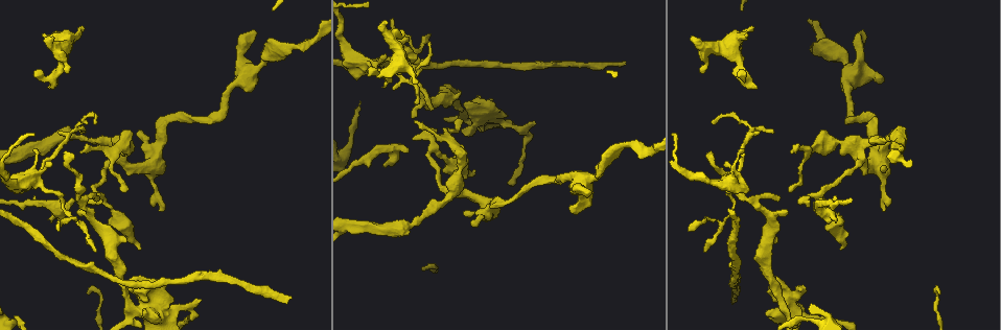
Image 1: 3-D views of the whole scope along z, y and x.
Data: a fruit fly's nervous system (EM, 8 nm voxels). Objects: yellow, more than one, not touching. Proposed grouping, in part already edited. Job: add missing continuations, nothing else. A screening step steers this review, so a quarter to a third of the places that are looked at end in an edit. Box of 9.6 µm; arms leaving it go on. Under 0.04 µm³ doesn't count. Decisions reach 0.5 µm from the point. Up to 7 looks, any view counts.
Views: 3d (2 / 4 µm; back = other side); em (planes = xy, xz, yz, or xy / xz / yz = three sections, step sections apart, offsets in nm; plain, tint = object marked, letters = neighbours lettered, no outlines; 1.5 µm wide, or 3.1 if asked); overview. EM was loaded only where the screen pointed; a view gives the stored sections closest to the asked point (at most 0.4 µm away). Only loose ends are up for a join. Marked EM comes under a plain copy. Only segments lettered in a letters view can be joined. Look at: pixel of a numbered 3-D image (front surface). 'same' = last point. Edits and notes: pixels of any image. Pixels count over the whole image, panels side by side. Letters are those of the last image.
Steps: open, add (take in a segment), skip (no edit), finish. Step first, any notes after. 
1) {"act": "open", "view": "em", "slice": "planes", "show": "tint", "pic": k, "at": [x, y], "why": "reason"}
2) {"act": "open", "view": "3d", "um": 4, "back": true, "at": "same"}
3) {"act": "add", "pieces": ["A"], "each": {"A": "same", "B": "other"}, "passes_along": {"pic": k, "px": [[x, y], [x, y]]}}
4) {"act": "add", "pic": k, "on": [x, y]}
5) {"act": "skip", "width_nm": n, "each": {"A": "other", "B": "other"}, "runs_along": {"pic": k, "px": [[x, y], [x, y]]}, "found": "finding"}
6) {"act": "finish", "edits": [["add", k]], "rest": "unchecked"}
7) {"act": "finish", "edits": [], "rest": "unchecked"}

{"act": "open", "view": "3d", "um": 2, "pic": 1, "at": [704, 250], "why": "tapers out"}

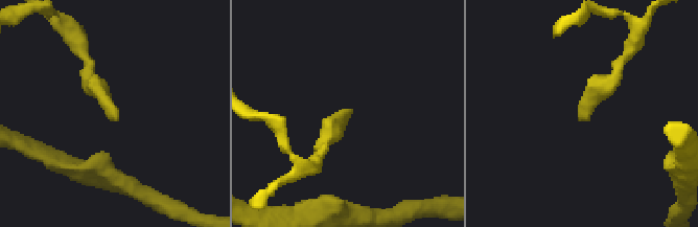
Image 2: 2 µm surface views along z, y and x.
{"act": "open", "view": "em", "slice": "planes", "show": "letters", "pic": 2, "at": [349, 110], "why": "now the EM"}

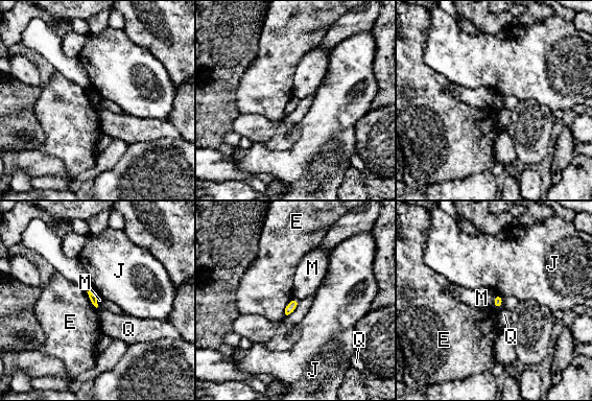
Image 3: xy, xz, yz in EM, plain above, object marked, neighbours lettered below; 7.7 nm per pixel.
{"act": "skip", "each": {"E": "other", "J": "other", "M": "other", "Q": "other"}, "border": {"pic": 3, "px": [[91, 291], [96, 297], [97, 307]]}, "found": "none of them fits"}

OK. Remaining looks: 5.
{"act": "open", "view": "em", "slice": "planes", "show": "letters", "pic": 1, "at": [133, 276]}

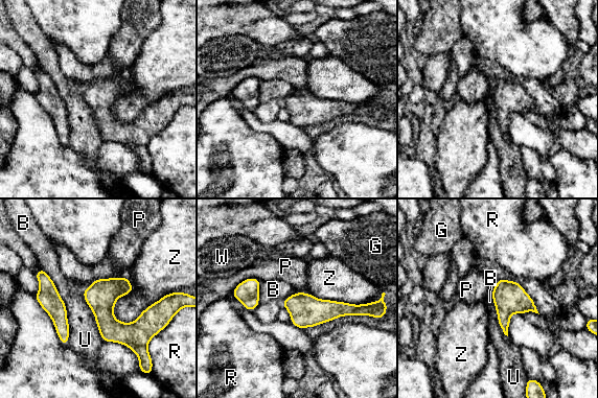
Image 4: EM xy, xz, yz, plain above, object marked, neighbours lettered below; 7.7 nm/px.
{"act": "skip", "each": {"B": "other", "G": "other", "P": "other", "R": "other", "U": "other", "W": "other", "Z": "other"}, "border": {"pic": 4, "px": [[260, 280], [246, 278], [230, 294]]}, "found": "no lettered segment goes on from it"}

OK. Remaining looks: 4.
{"act": "open", "view": "em", "slice": "xz", "step": 4, "show": "tint", "pic": 1, "at": [884, 209], "why": "thin end"}

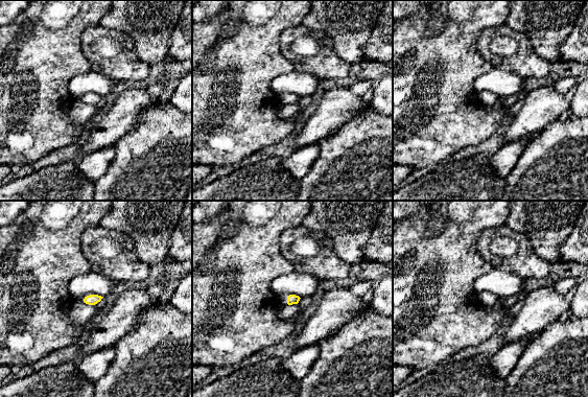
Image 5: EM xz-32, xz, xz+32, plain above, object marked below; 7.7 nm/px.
{"act": "open", "view": "em", "slice": "planes", "show": "letters", "at": "same"}

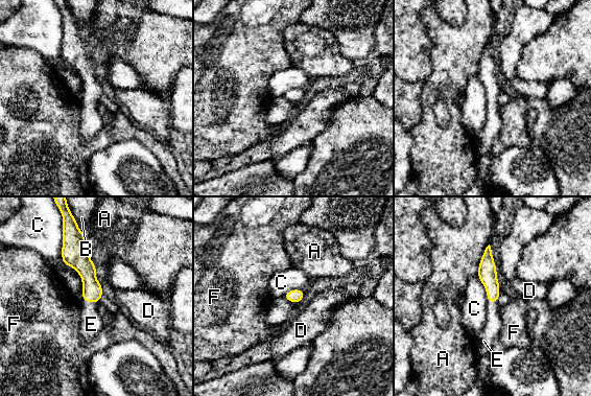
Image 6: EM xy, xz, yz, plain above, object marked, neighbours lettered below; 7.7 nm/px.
{"act": "add", "pieces": ["E"], "width_nm": 110, "each": {"A": "other", "B": "other", "C": "other", "D": "other", "E": "same", "F": "other"}, "passes_along": {"pic": 6, "px": [[92, 290], [90, 302], [91, 324]]}, "found": "the neuron continues"}

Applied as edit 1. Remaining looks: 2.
{"act": "finish", "edits": [["add", 6]], "rest": "unchecked"}

